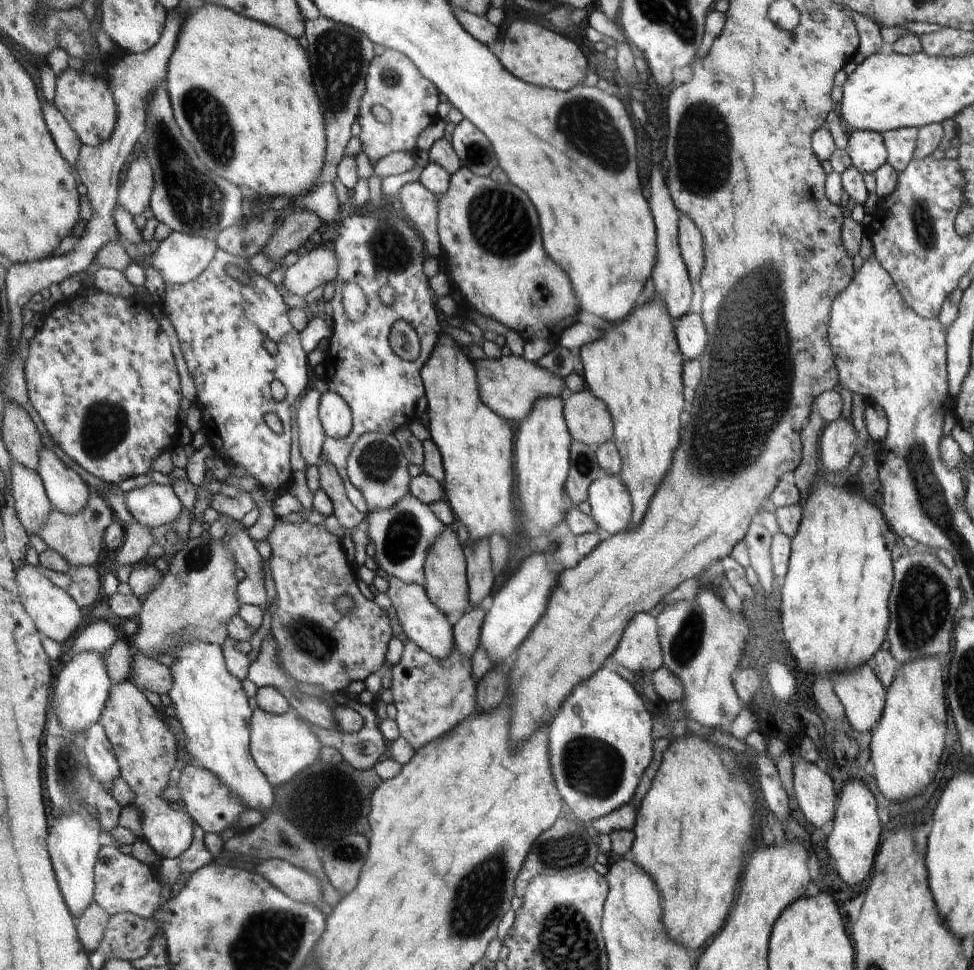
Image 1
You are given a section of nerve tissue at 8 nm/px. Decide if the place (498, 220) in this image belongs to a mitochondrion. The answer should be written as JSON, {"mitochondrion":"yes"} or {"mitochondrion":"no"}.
{"mitochondrion":"yes"}

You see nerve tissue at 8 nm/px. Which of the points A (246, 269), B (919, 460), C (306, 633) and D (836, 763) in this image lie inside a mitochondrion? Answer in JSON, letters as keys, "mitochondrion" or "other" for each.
{"A":"other","B":"mitochondrion","C":"mitochondrion","D":"other"}

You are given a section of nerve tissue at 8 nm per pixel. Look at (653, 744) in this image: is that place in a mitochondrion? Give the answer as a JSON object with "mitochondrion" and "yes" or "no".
{"mitochondrion":"no"}

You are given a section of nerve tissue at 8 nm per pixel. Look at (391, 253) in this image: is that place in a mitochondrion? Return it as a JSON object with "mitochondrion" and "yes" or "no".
{"mitochondrion":"yes"}

